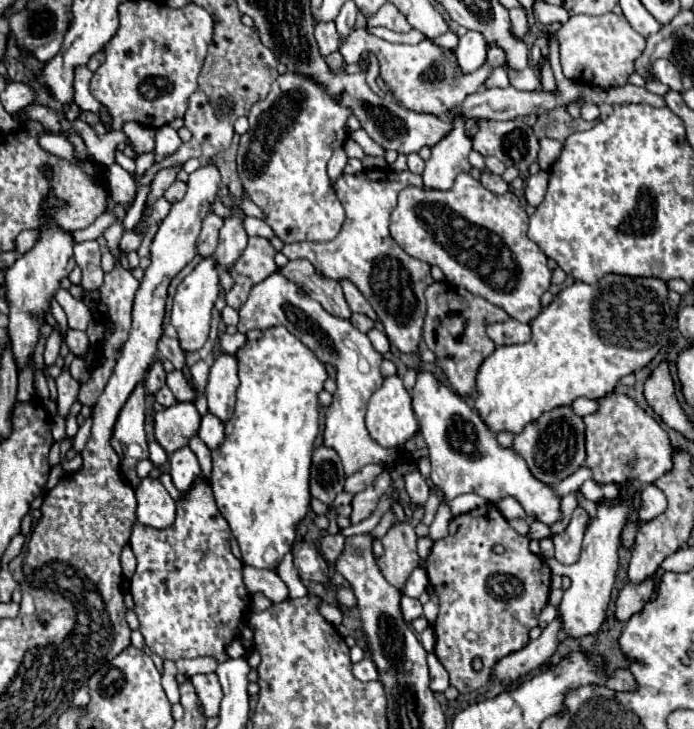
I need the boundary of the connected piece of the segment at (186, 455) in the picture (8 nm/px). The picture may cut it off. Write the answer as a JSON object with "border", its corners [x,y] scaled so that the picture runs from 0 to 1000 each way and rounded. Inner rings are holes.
{"border":[[[262,613],[245,627],[245,652],[251,668],[259,676],[268,676],[274,665],[282,660],[282,654],[288,652],[288,638],[274,613]]]}

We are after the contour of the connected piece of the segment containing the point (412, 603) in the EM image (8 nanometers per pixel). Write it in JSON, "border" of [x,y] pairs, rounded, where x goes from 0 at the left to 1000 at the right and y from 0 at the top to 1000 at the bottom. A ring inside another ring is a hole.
{"border":[[[579,819],[576,838],[579,838],[582,852],[585,852],[585,855],[594,855],[597,849],[608,846],[608,827],[605,827],[602,822],[594,822],[594,819]]]}

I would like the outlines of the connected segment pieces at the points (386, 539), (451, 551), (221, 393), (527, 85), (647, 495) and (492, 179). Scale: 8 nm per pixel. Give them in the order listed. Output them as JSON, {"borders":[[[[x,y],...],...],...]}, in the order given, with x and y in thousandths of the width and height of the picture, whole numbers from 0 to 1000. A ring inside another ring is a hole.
{"borders":[[[[588,715],[568,717],[559,731],[550,737],[553,761],[542,767],[548,783],[553,786],[556,797],[571,808],[579,808],[588,789],[602,778],[602,759],[599,759],[599,731]]],[[[700,690],[700,693],[695,693],[695,695],[686,695],[686,698],[674,701],[674,704],[669,704],[669,706],[654,709],[654,712],[648,715],[648,731],[646,731],[646,737],[628,742],[625,750],[622,750],[622,759],[620,759],[617,767],[614,767],[614,786],[617,786],[620,802],[622,802],[625,811],[631,813],[631,827],[634,827],[634,841],[631,841],[628,855],[625,855],[625,866],[628,866],[628,901],[637,907],[640,918],[646,920],[646,926],[648,926],[648,940],[654,940],[663,951],[689,948],[692,942],[697,942],[697,940],[706,934],[706,929],[709,929],[712,912],[715,912],[723,901],[729,901],[729,898],[735,898],[735,896],[752,890],[752,888],[761,882],[761,868],[764,868],[764,863],[775,857],[775,844],[778,844],[781,833],[790,827],[793,789],[795,789],[795,786],[793,786],[793,778],[787,775],[787,770],[784,770],[781,764],[769,761],[761,748],[764,748],[764,742],[761,742],[758,737],[746,734],[746,731],[732,720],[732,715],[729,715],[726,706],[718,701],[718,695],[709,693],[709,690]],[[715,745],[732,748],[723,761],[715,761],[715,759],[709,756],[709,750],[712,750]],[[683,901],[692,901],[692,904],[695,904],[695,909],[697,909],[697,918],[695,918],[695,920],[683,920],[683,918],[680,918],[680,904],[683,904]]],[[[320,484],[303,503],[303,520],[297,528],[300,564],[326,580],[340,558],[343,534],[343,495],[334,487]]],[[[761,89],[755,97],[735,97],[735,117],[752,125],[772,125],[778,119],[778,106],[769,100],[767,89]]],[[[934,665],[925,674],[925,690],[928,690],[928,715],[937,715],[960,698],[960,679],[945,665]]],[[[697,235],[695,237],[695,254],[700,257],[700,259],[706,259],[709,265],[718,265],[718,267],[723,267],[723,265],[729,265],[735,257],[723,248],[723,243],[720,240],[712,240],[712,237],[706,237],[706,235]]]]}

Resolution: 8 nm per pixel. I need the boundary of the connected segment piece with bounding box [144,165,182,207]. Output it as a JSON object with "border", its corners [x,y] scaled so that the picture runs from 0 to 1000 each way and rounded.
{"border":[[[254,226],[254,229],[242,229],[242,232],[233,232],[233,235],[222,243],[207,284],[219,284],[219,281],[222,281],[222,278],[236,267],[236,262],[239,262],[251,248],[254,248],[254,240],[256,240],[259,232],[262,232],[259,226]]]}

